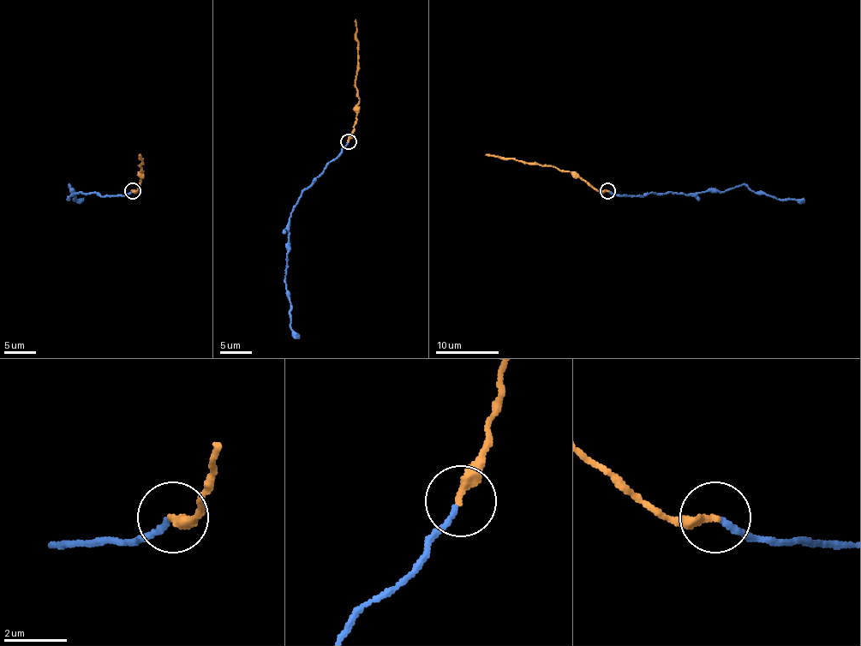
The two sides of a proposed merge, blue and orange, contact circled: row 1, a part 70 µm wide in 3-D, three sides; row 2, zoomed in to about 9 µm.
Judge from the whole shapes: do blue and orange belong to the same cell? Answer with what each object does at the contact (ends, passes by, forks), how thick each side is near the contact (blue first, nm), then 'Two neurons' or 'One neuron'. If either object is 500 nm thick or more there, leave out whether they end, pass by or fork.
At the ring blue ends. At the ring orange ends. Thickness 170 nm (blue) against 280 nm. One neuron

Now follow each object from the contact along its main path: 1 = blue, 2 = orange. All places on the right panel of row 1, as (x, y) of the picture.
1: (607, 191), (620, 195), (684, 194), (726, 191), (745, 184), (752, 191), (768, 195), (804, 199)
2: (607, 191), (594, 189), (570, 172), (562, 172), (553, 165), (486, 154)

